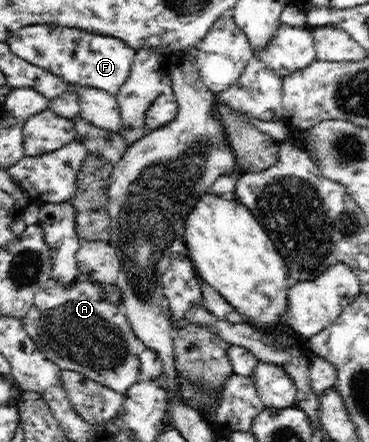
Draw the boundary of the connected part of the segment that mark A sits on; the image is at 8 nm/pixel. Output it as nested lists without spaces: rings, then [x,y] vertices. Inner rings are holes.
[[[81,278],[75,279],[68,287],[57,279],[46,280],[41,290],[35,293],[33,306],[21,319],[28,335],[38,344],[39,350],[51,362],[58,363],[62,370],[74,370],[84,374],[121,394],[141,380],[140,358],[137,355],[141,341],[135,336],[122,309],[103,297],[99,285],[91,281],[81,281]]]

